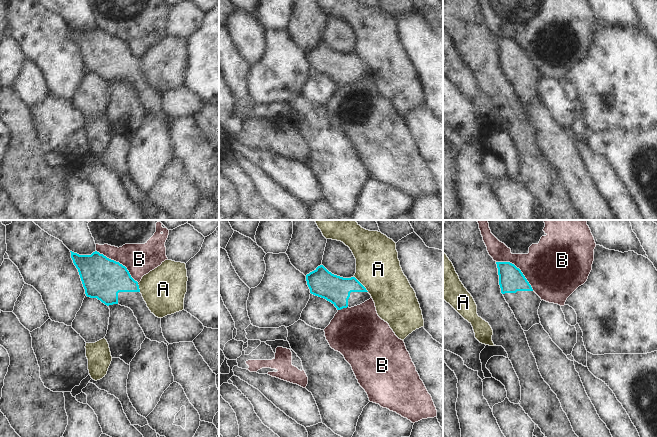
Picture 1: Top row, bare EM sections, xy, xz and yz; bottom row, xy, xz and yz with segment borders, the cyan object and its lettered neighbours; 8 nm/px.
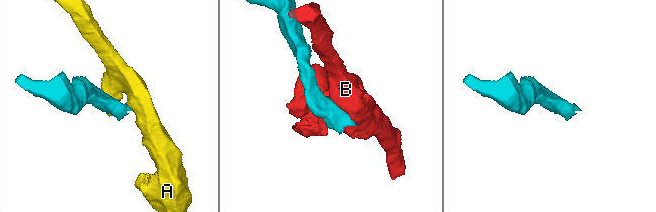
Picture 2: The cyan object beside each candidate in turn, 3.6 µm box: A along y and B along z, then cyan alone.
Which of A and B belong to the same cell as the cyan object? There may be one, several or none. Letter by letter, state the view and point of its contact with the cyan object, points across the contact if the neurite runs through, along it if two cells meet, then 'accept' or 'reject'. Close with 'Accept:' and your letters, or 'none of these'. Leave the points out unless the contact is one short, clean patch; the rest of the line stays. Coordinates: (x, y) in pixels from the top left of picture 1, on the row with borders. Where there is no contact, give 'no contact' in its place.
A: meets cyan in xz at (361, 284); border along xz (354, 276), (368, 291); reject
B: meets cyan in xy at (118, 262); reject
Accept: none of these

